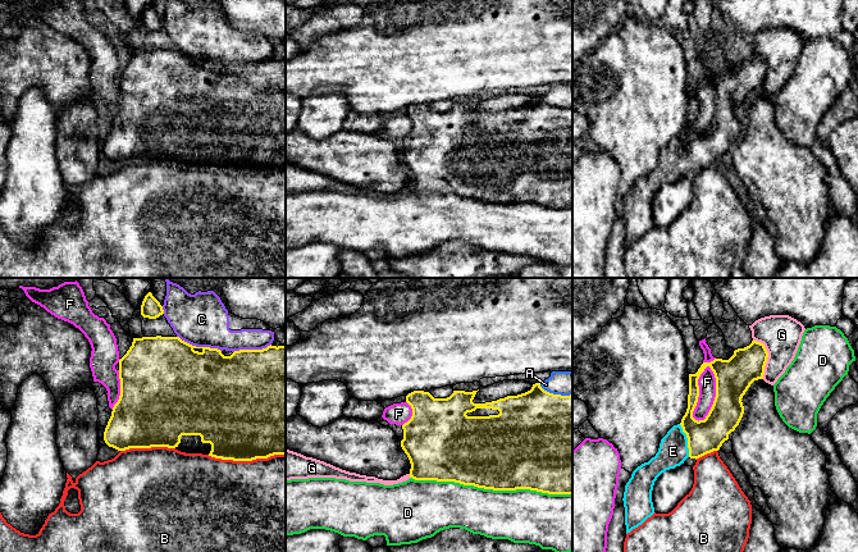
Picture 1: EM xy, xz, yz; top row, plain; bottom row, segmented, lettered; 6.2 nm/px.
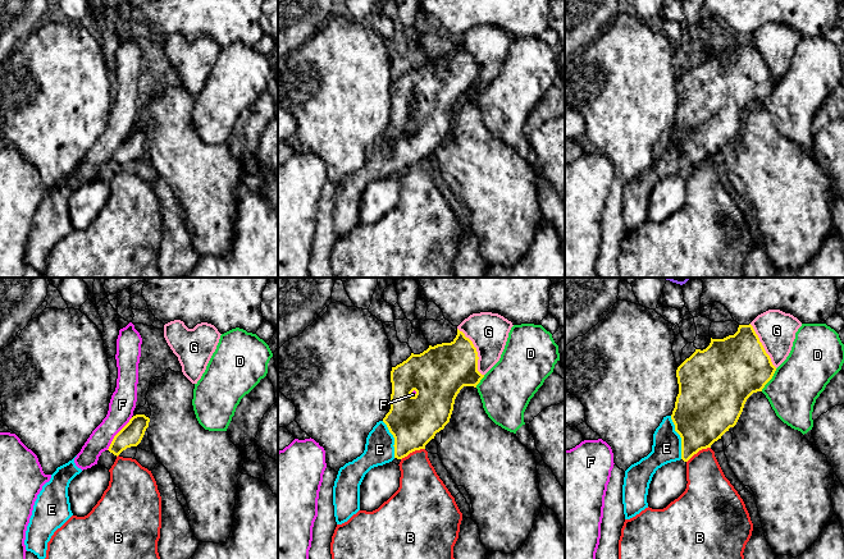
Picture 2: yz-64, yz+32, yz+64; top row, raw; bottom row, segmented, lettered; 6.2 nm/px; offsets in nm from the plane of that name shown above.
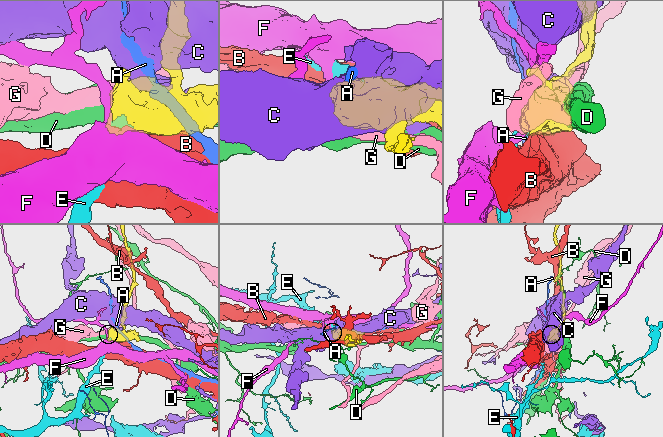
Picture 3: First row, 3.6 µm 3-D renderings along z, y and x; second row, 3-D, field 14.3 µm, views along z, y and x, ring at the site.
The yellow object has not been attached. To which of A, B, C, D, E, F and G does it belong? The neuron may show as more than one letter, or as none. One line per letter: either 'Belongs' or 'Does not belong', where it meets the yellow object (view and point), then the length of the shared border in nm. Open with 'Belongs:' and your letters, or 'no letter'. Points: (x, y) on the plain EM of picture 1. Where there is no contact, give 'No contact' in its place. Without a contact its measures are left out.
Belongs: E
A: Does not belong. Touches yellow at xz (555, 108). Shared border 220 nm
B: Does not belong. Touches yellow at xy (246, 173). Shared border 480 nm
C: Does not belong. Touches yellow at xy (199, 60). Shared border 300 nm
D: Does not belong. Touches yellow at xz (491, 201). Shared border 1000 nm
E: Belongs. Touches yellow at yz (688, 154). Shared border 220 nm
F: Does not belong. Touches yellow at yz (698, 106). Shared border 360 nm
G: Does not belong. Touches yellow at yz (767, 69). Shared border 260 nm

